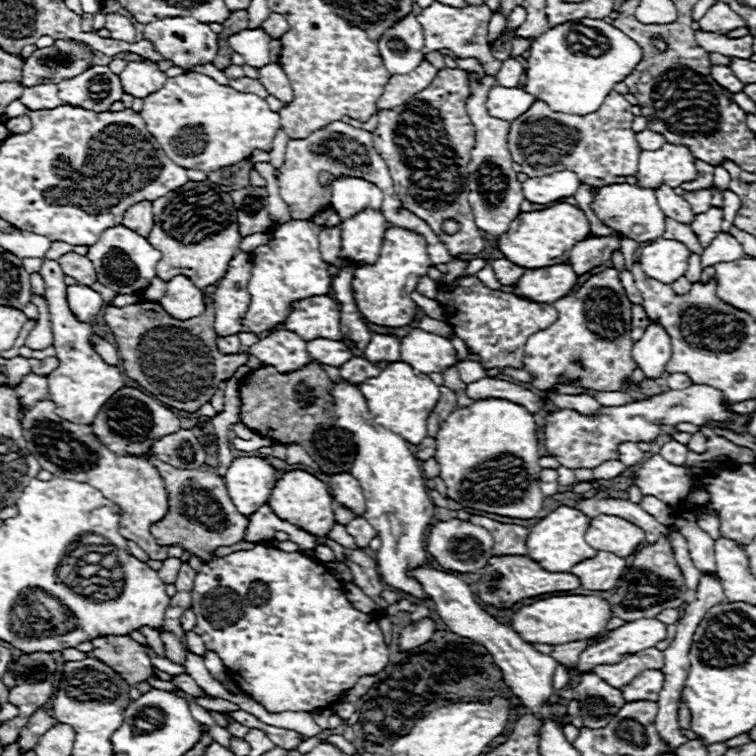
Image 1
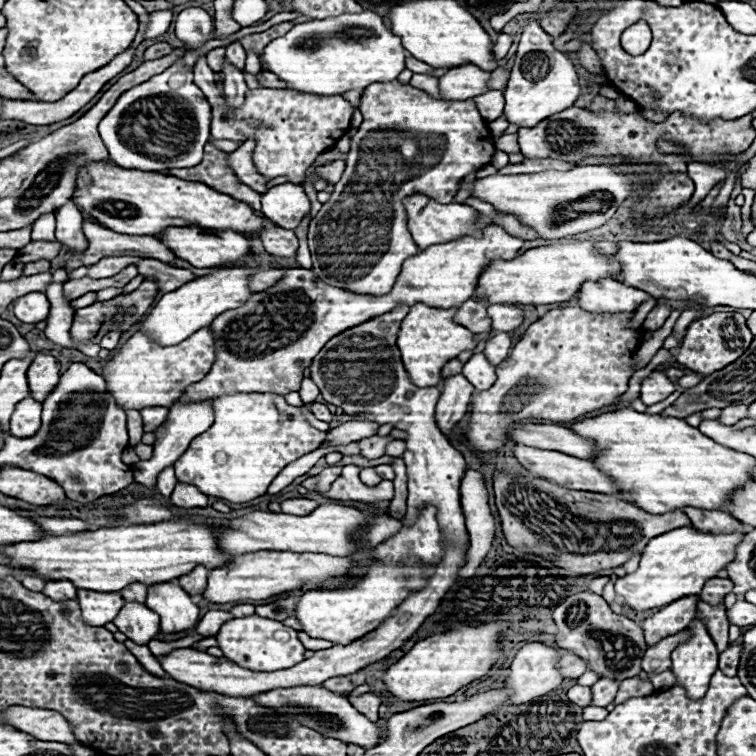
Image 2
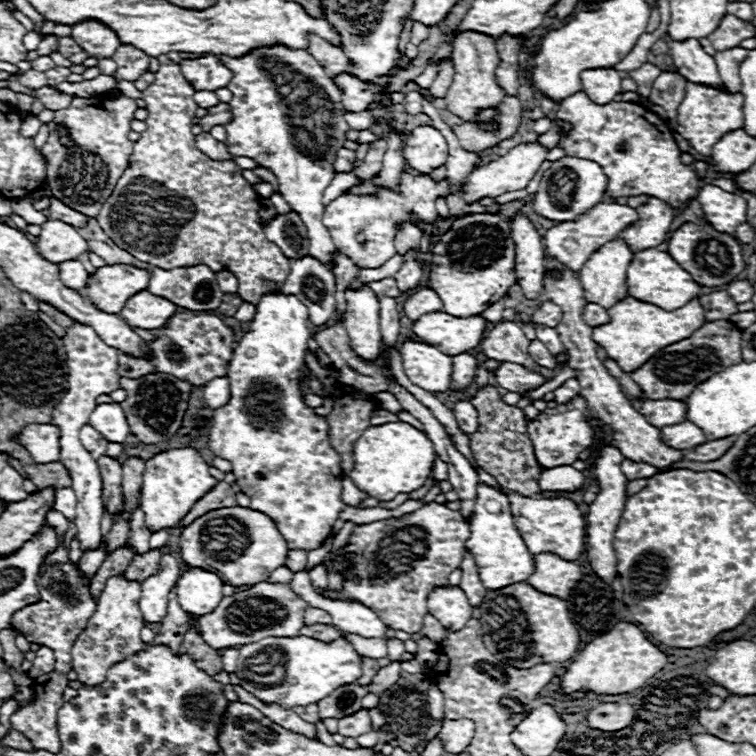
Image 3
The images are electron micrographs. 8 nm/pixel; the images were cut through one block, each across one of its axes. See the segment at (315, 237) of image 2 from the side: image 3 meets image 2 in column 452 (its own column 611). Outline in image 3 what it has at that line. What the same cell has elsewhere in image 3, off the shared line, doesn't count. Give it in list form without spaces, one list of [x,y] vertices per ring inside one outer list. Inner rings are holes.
[[[574,92],[564,102],[558,102],[556,118],[568,120],[574,124],[574,130],[570,132],[570,136],[560,142],[560,146],[566,150],[566,154],[590,158],[602,166],[604,174],[608,176],[608,188],[606,188],[608,198],[640,196],[640,194],[660,196],[664,202],[670,202],[670,206],[674,206],[674,208],[680,208],[696,198],[700,179],[690,166],[682,164],[682,160],[680,160],[682,152],[680,152],[668,124],[658,114],[646,110],[640,104],[632,104],[632,102],[594,104],[584,92]]]

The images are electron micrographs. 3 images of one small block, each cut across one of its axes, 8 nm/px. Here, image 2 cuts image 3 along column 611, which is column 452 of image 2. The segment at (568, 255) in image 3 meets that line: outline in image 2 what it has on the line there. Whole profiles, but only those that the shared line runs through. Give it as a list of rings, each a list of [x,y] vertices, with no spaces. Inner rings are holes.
[[[414,194],[408,196],[404,200],[406,204],[406,212],[408,212],[408,230],[412,232],[416,244],[420,246],[420,250],[432,246],[432,244],[444,244],[444,242],[452,242],[456,238],[464,238],[464,236],[482,236],[482,222],[480,222],[480,214],[466,204],[438,204],[422,194]]]

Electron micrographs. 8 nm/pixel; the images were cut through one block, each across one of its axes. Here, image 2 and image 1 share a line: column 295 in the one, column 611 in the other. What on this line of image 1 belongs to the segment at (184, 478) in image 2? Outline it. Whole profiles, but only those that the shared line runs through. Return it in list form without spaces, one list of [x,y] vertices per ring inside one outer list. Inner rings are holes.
[[[690,386],[686,390],[668,390],[650,396],[642,402],[630,402],[624,406],[604,406],[596,416],[582,416],[570,408],[558,408],[544,418],[544,448],[548,456],[556,458],[562,466],[596,468],[606,460],[618,460],[618,446],[622,442],[652,442],[659,434],[662,424],[676,426],[690,422],[704,426],[706,422],[724,422],[730,408],[720,404],[722,394],[710,386]]]

